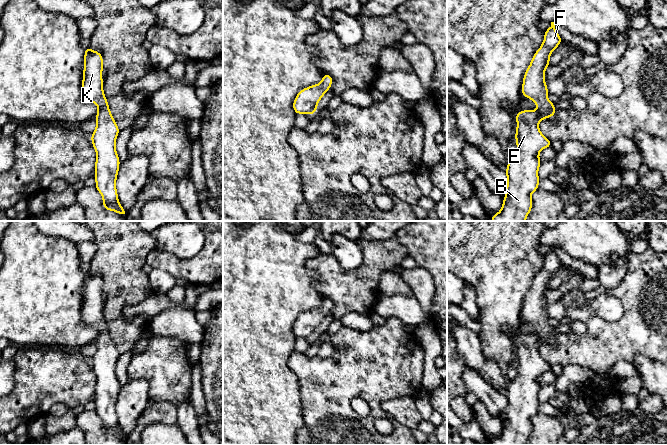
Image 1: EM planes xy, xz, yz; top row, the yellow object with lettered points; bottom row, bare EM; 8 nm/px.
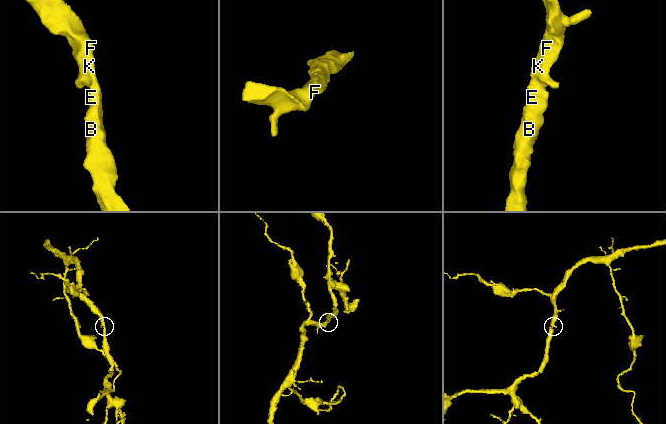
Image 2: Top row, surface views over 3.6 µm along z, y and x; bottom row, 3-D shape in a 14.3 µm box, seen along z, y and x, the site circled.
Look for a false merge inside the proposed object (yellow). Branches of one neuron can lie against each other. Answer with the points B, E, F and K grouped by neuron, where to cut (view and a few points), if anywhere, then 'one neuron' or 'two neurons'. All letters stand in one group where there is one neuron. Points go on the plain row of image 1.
B E F K; no cut; one neuron

